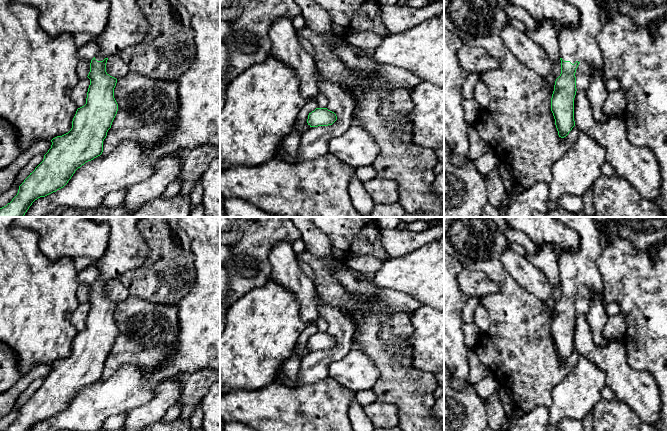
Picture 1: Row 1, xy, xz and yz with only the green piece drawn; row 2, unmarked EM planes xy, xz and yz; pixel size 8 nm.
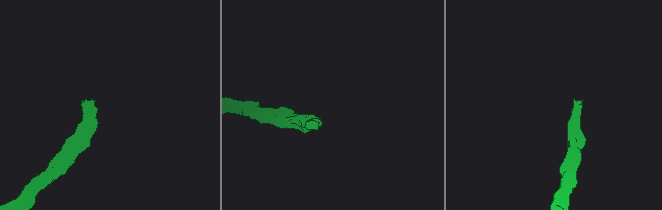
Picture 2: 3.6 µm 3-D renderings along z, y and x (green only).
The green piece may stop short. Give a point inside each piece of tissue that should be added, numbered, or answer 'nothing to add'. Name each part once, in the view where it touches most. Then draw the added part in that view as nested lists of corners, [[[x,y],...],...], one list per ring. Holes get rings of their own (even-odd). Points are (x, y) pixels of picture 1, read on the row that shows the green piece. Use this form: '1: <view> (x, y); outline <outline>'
1: yz (580, 44); outline [[[564,0],[564,1],[568,4],[573,5],[578,10],[579,24],[574,29],[572,29],[570,26],[564,25],[559,30],[557,35],[557,40],[559,44],[560,58],[562,58],[564,61],[570,61],[572,64],[578,61],[578,62],[586,62],[591,66],[591,68],[593,69],[593,75],[590,80],[590,85],[586,90],[586,94],[591,103],[595,119],[598,121],[609,120],[615,116],[610,116],[603,112],[603,105],[605,100],[607,99],[609,92],[606,89],[606,77],[604,73],[603,55],[597,43],[597,36],[603,27],[603,24],[600,18],[600,6],[599,6],[598,0]]]

